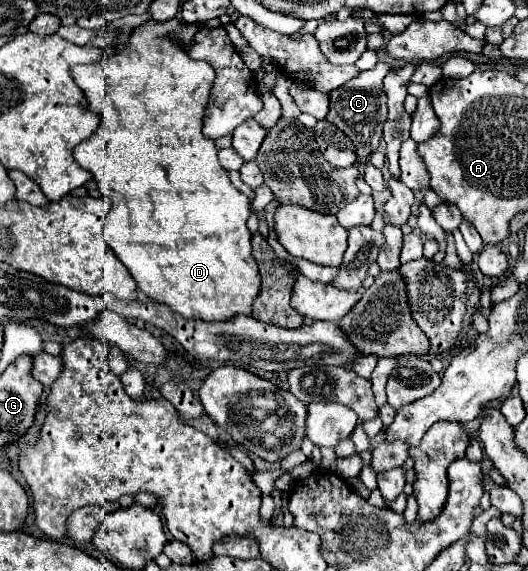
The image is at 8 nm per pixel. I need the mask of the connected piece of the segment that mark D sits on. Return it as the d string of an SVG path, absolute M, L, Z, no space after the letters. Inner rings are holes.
M177 19L163 21L163 23L149 21L149 23L143 23L143 25L139 25L139 27L135 27L131 31L129 45L123 51L107 49L107 55L101 61L91 63L91 65L75 65L71 69L71 75L75 77L75 83L83 89L83 93L85 93L85 97L89 101L89 109L95 111L101 117L99 131L93 133L83 143L79 143L75 147L73 155L75 155L75 161L85 171L91 171L95 175L98 190L111 203L111 211L109 211L107 223L105 223L105 241L115 251L119 261L129 269L129 273L137 281L139 289L145 295L149 295L151 299L155 299L159 303L165 303L171 311L179 313L185 319L199 319L199 321L209 323L209 321L229 321L231 317L237 317L237 315L251 315L251 303L255 301L255 295L259 295L261 277L259 277L259 267L255 265L255 259L251 255L251 231L247 229L247 217L251 215L251 203L249 203L247 195L243 195L241 191L237 191L231 185L231 181L227 177L227 171L217 161L215 143L201 133L203 111L205 111L205 105L209 101L211 83L215 79L213 67L209 63L205 63L205 61L193 61L177 43L171 41L173 33L175 33L175 37L181 37L183 41L191 41L195 31L197 31L197 25L185 25L185 23L177 21Z

